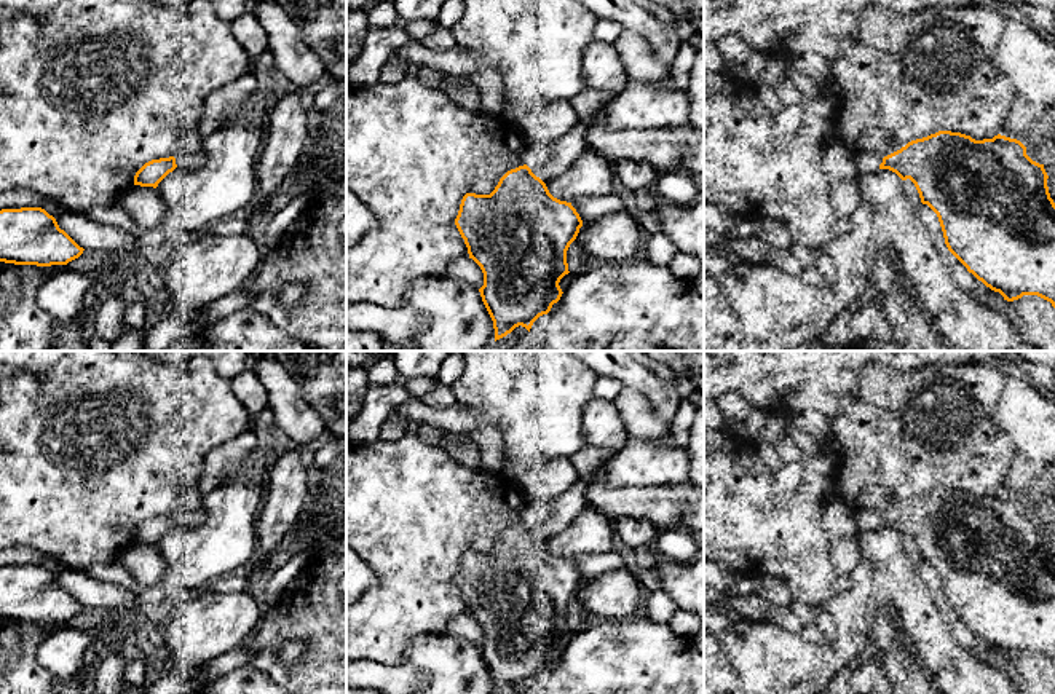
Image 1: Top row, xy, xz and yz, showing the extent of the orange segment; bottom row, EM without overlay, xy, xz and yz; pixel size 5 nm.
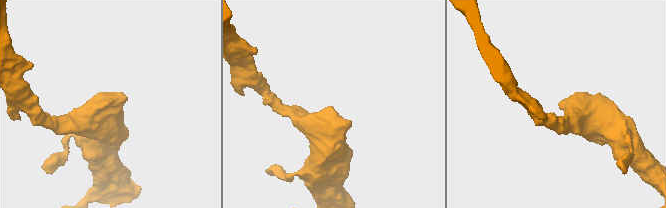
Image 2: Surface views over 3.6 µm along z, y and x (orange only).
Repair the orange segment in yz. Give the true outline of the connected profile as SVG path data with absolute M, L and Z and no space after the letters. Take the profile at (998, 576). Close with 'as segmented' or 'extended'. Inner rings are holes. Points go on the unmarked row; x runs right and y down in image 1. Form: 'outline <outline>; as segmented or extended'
outline M938 488L911 498L884 515L860 512L855 519L860 530L889 526L902 538L910 536L921 560L937 571L948 608L986 645L1007 659L1037 653L1055 665L1055 560L1049 550L1044 522L1033 519L1020 498L1001 491L975 498L961 490Z; extended

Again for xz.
outline M579 477L549 504L530 504L524 523L508 528L490 552L466 550L455 582L464 597L469 616L484 630L479 646L493 678L495 694L506 694L547 672L562 654L560 637L568 632L567 608L576 597L583 578L571 560L554 555L546 538L563 531L589 504L587 485Z; extended

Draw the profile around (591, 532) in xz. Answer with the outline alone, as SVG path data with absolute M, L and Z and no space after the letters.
M587 506L563 531L543 539L554 555L571 560L579 554L613 550L613 538L613 520L595 507Z

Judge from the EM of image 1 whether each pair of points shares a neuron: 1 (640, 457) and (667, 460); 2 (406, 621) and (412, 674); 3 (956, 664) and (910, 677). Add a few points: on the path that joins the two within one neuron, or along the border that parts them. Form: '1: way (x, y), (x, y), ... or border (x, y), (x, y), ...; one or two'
1: way (647, 460), (661, 460); one
2: border (446, 634), (417, 635), (398, 662), (377, 662); two
3: border (905, 642), (926, 677); two

